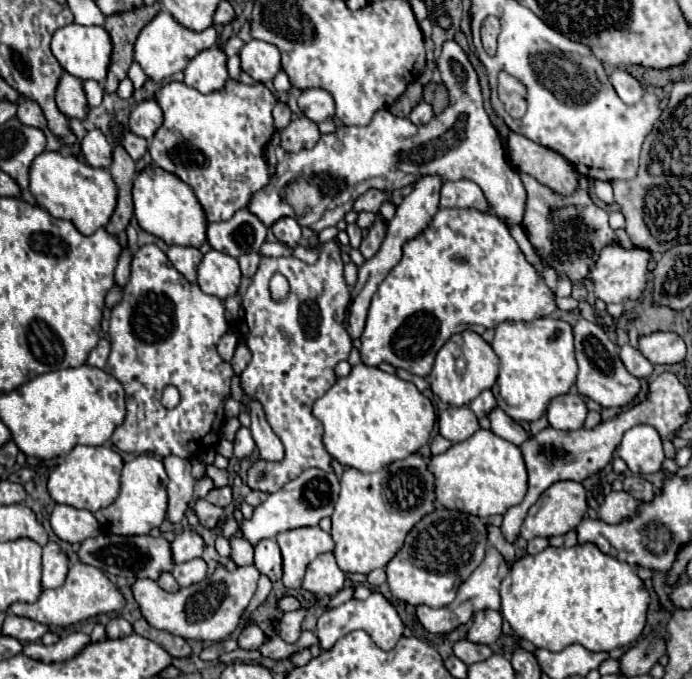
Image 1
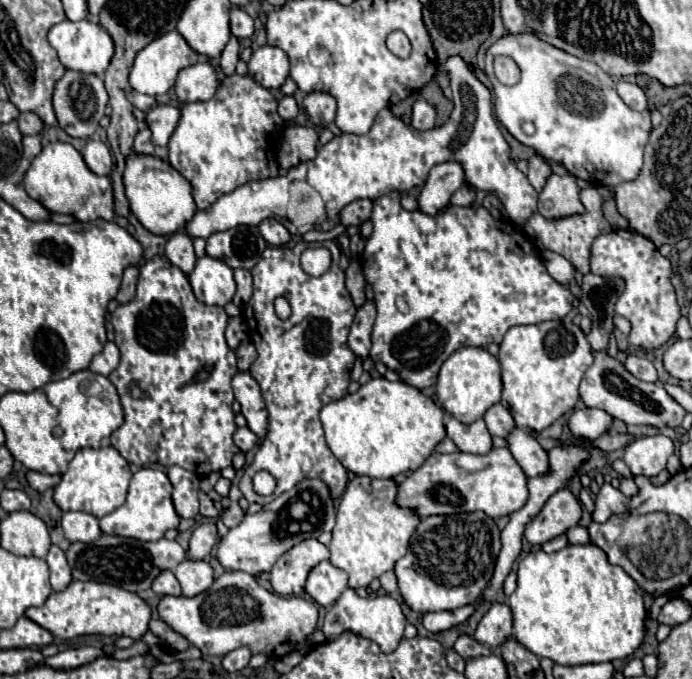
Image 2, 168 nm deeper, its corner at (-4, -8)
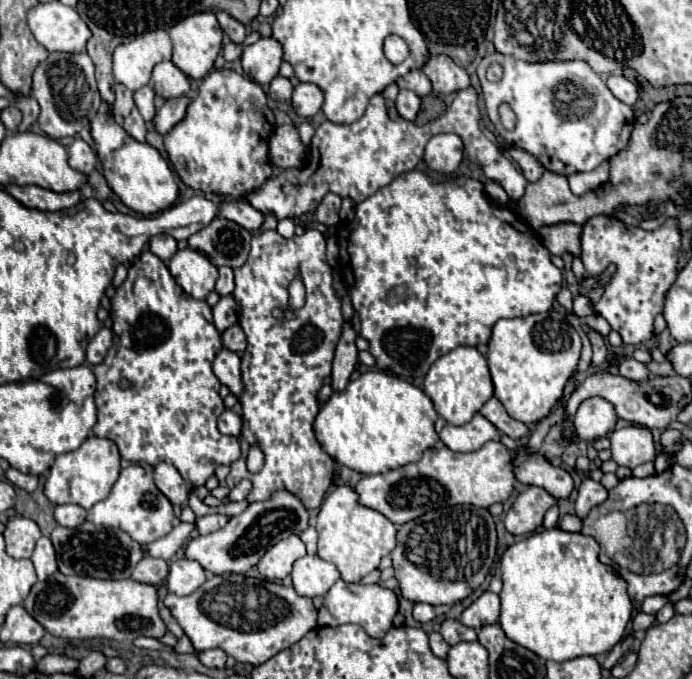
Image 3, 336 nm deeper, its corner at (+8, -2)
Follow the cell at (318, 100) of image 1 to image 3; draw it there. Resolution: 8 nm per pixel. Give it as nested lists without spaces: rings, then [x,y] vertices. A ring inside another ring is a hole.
[[[300,83],[300,85],[294,87],[292,107],[294,107],[294,111],[300,117],[304,117],[304,119],[314,117],[322,109],[322,103],[324,103],[324,95],[322,95],[318,85],[314,85],[314,83]]]

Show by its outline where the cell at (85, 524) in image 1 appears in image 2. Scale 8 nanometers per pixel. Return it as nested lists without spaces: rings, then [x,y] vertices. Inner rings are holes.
[[[66,511],[62,515],[62,529],[68,541],[82,541],[92,543],[100,537],[100,525],[98,519],[84,511]]]

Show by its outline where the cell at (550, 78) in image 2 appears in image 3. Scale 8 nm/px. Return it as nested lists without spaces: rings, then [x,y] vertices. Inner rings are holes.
[[[502,53],[486,55],[478,65],[478,77],[486,101],[486,111],[496,131],[514,147],[534,155],[546,169],[572,175],[578,171],[592,171],[602,161],[624,151],[634,127],[632,107],[618,101],[600,75],[584,61],[516,61]],[[498,61],[504,67],[504,77],[498,83],[486,79],[486,67]],[[506,103],[518,117],[512,131],[506,131],[500,123],[498,107]]]

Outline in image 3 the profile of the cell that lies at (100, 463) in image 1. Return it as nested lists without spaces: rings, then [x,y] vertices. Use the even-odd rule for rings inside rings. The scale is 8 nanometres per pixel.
[[[90,435],[76,451],[62,453],[56,457],[56,463],[50,469],[50,475],[46,479],[44,495],[54,503],[76,503],[84,509],[90,509],[94,503],[108,497],[112,491],[112,485],[116,483],[120,473],[120,455],[118,447],[110,439],[100,439],[96,435]]]

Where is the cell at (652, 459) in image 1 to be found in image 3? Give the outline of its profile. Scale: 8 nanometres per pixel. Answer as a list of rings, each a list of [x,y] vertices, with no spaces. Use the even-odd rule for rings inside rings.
[[[630,425],[616,429],[610,435],[612,441],[612,459],[624,467],[638,467],[642,463],[656,459],[656,443],[650,429],[640,425]]]

